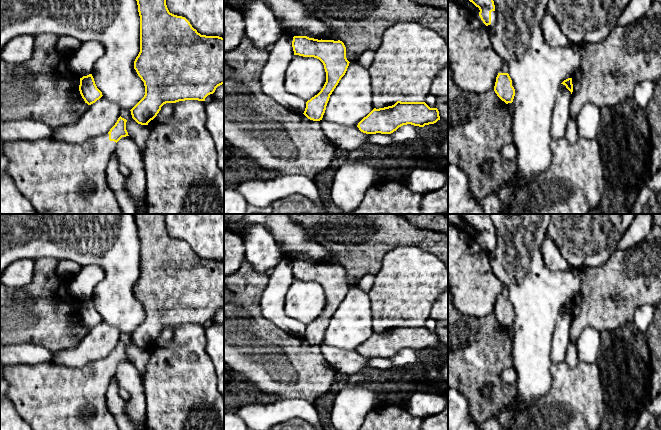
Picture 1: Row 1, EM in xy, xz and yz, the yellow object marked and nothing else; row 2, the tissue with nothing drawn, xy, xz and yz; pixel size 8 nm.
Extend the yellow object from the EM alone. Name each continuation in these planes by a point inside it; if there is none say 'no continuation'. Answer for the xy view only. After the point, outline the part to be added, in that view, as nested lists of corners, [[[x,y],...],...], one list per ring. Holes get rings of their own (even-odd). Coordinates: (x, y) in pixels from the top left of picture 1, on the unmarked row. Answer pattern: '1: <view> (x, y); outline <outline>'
1: xy (48, 396); outline [[[108,357],[81,367],[53,362],[8,366],[2,375],[8,382],[4,395],[33,430],[120,430],[106,406],[107,389],[115,371]]]

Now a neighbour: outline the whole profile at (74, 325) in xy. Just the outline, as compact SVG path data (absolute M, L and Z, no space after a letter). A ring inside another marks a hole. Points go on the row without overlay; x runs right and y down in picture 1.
M77 314L75 317L73 317L69 322L68 322L68 326L66 328L66 331L70 334L70 335L75 335L78 334L78 330L80 329L80 324L83 323L80 315Z

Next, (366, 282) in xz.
M366 274L358 281L356 285L362 291L368 293L374 284L374 279L375 279L375 274Z

